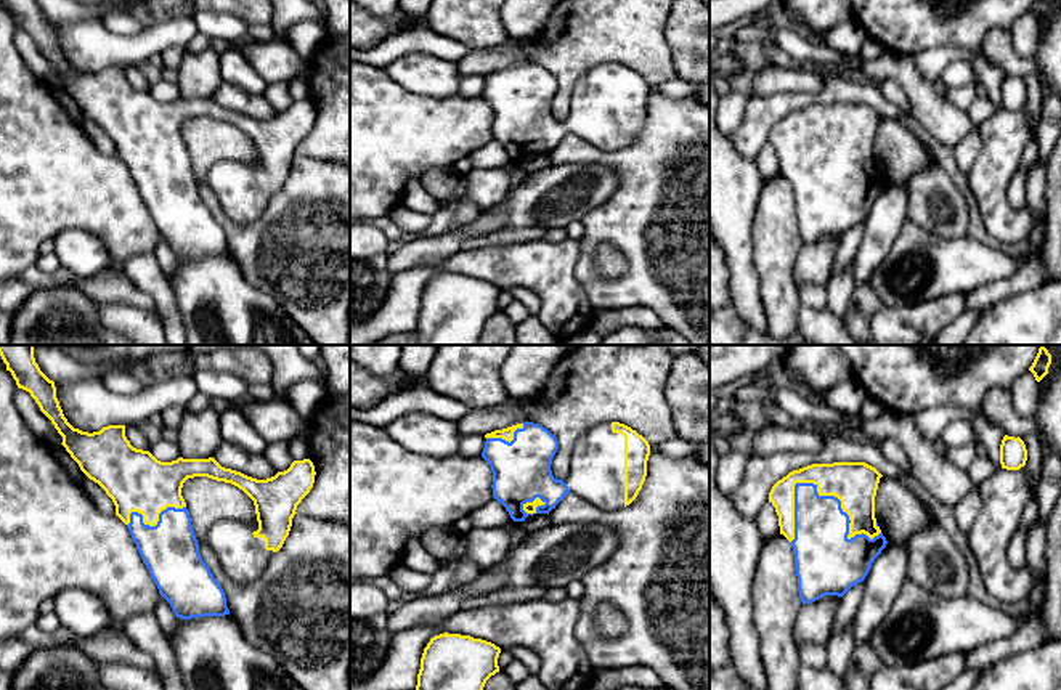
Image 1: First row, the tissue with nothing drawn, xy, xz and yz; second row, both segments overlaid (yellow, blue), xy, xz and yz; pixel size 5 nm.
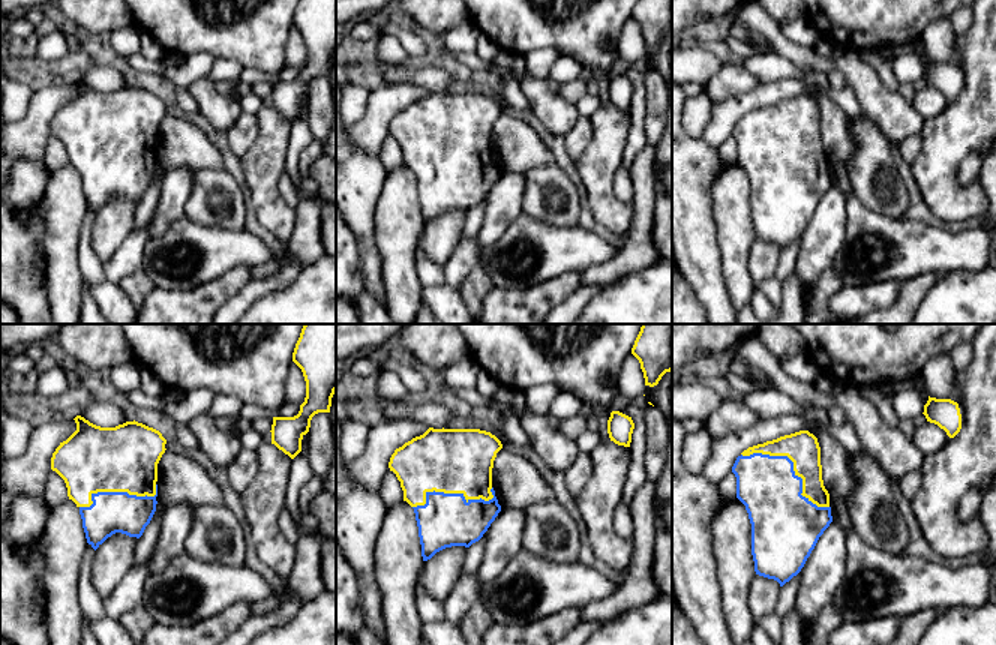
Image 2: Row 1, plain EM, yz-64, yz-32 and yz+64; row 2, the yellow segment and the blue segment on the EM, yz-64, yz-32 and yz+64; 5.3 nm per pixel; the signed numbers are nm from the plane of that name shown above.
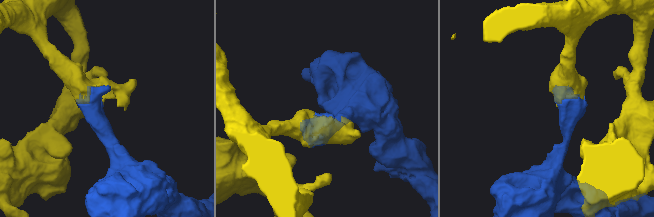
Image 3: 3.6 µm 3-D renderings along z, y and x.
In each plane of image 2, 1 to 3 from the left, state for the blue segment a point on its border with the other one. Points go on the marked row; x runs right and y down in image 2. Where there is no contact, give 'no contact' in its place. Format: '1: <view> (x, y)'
1: yz-64 (117, 491)
2: yz-32 (449, 492)
3: yz+64 (794, 467)

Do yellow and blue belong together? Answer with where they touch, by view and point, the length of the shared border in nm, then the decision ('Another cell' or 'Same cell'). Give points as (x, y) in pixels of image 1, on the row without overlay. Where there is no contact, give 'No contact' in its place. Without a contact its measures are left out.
Touches yellow at yz (843, 151). Shared border 500 nm. Same cell

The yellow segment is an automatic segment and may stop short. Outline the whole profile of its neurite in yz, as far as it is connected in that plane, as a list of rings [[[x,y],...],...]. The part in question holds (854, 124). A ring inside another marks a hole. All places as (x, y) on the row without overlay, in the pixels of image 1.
[[[865,103],[812,104],[778,120],[769,143],[778,156],[780,175],[795,193],[798,231],[803,246],[825,236],[843,237],[862,223],[886,188],[875,159],[875,136],[883,116]]]

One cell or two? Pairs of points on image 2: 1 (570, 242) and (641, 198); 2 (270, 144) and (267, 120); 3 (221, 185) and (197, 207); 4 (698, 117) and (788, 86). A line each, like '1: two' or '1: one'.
1: two
2: one
3: one
4: two

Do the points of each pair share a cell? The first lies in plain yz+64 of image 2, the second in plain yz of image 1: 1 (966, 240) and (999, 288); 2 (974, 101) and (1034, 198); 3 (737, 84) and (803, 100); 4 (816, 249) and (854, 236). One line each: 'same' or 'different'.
1: different
2: different
3: different
4: different

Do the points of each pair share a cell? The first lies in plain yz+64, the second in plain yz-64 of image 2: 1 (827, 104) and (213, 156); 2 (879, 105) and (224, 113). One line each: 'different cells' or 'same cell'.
1: same cell
2: same cell

